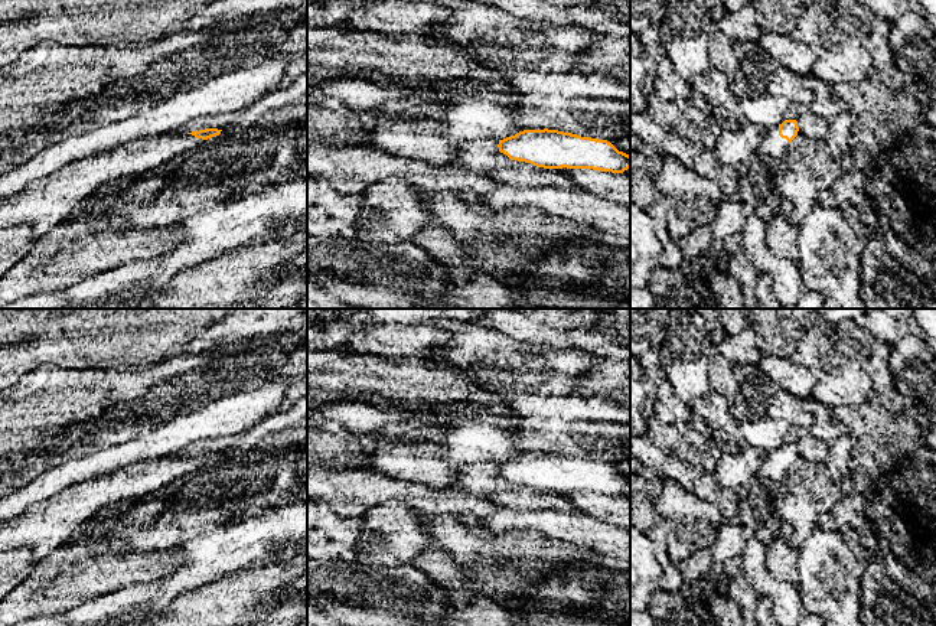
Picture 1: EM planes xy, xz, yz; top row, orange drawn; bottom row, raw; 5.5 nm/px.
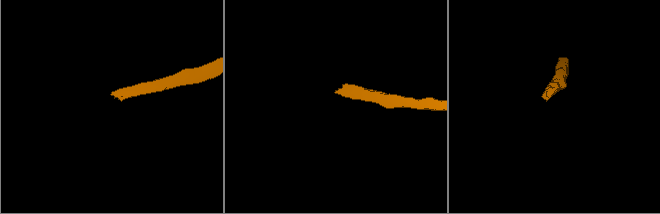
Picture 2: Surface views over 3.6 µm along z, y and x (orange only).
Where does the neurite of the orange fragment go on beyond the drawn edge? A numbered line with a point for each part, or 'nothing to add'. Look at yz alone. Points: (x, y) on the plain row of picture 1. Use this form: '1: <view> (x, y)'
1: yz (773, 469)

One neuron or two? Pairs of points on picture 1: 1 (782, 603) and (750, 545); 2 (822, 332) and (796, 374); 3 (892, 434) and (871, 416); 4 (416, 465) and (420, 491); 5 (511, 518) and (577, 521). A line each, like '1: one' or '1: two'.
1: one
2: two
3: one
4: two
5: one

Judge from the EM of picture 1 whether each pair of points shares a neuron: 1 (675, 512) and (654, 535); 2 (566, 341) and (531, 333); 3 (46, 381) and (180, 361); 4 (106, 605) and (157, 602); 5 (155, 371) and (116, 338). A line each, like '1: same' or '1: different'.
1: different
2: same
3: same
4: same
5: different

